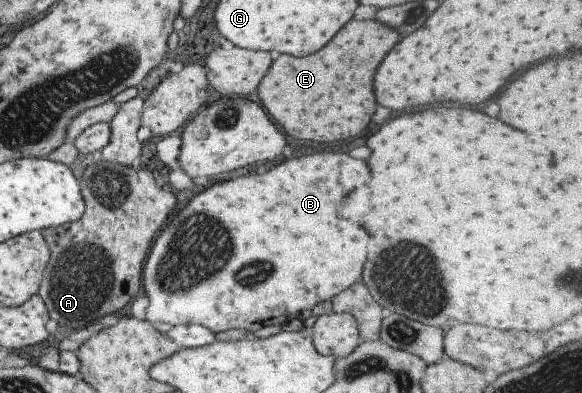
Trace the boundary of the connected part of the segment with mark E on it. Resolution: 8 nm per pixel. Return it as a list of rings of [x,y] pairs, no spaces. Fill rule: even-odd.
[[[352,19],[328,45],[306,59],[278,55],[256,87],[260,105],[284,133],[298,141],[332,143],[356,137],[368,125],[376,109],[372,75],[396,41],[400,41],[400,35],[394,29],[372,19]],[[338,95],[342,95],[342,99],[336,99]]]

